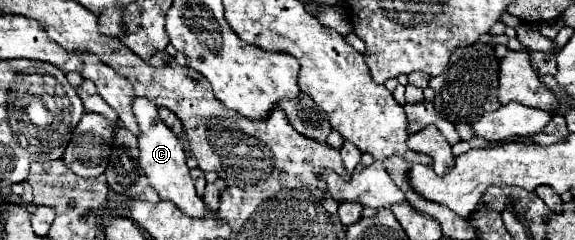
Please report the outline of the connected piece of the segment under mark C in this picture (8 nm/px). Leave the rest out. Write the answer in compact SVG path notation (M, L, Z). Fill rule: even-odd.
M136 97L134 99L134 115L136 115L136 121L138 121L140 131L142 131L142 135L138 137L138 143L140 143L140 167L146 171L146 177L148 177L150 185L158 191L160 199L172 201L188 217L196 217L196 219L206 217L206 205L196 195L194 181L192 181L190 169L186 165L184 147L182 147L180 139L158 117L158 107L150 99Z

